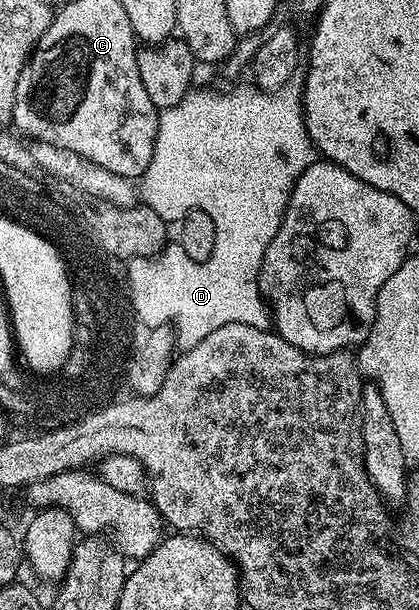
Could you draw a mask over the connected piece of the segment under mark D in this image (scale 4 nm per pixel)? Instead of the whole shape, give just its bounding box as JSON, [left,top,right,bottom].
[127,73,319,351]

